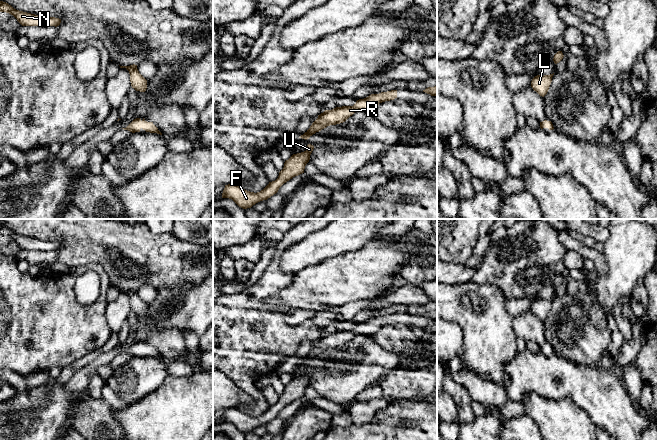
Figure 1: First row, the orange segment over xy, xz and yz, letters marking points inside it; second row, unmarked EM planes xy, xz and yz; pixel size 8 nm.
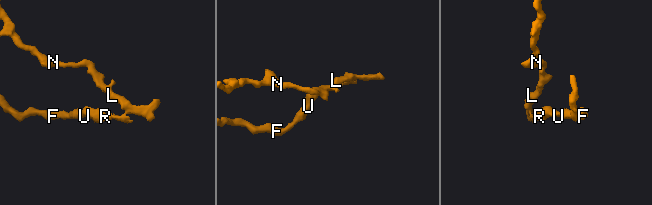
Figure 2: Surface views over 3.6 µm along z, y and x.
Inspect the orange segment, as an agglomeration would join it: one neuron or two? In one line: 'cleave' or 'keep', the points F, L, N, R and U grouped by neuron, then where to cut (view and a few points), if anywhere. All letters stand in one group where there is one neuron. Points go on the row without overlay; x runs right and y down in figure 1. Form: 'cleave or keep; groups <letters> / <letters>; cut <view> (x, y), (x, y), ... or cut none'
keep; groups F L N R U; cut none

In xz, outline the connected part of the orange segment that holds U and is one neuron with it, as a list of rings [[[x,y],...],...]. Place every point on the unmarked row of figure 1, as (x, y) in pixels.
[[[308,368],[304,376],[293,378],[285,385],[284,391],[279,396],[278,402],[275,405],[269,406],[269,408],[260,416],[254,417],[241,412],[237,408],[228,408],[225,409],[222,422],[232,423],[243,433],[251,432],[256,427],[267,424],[276,418],[284,407],[293,401],[304,397],[305,390],[310,384],[313,373],[314,370]]]

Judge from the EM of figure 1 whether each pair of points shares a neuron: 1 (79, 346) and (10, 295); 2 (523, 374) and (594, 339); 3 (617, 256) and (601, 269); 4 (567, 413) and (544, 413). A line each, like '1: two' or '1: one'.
1: one
2: two
3: two
4: one

